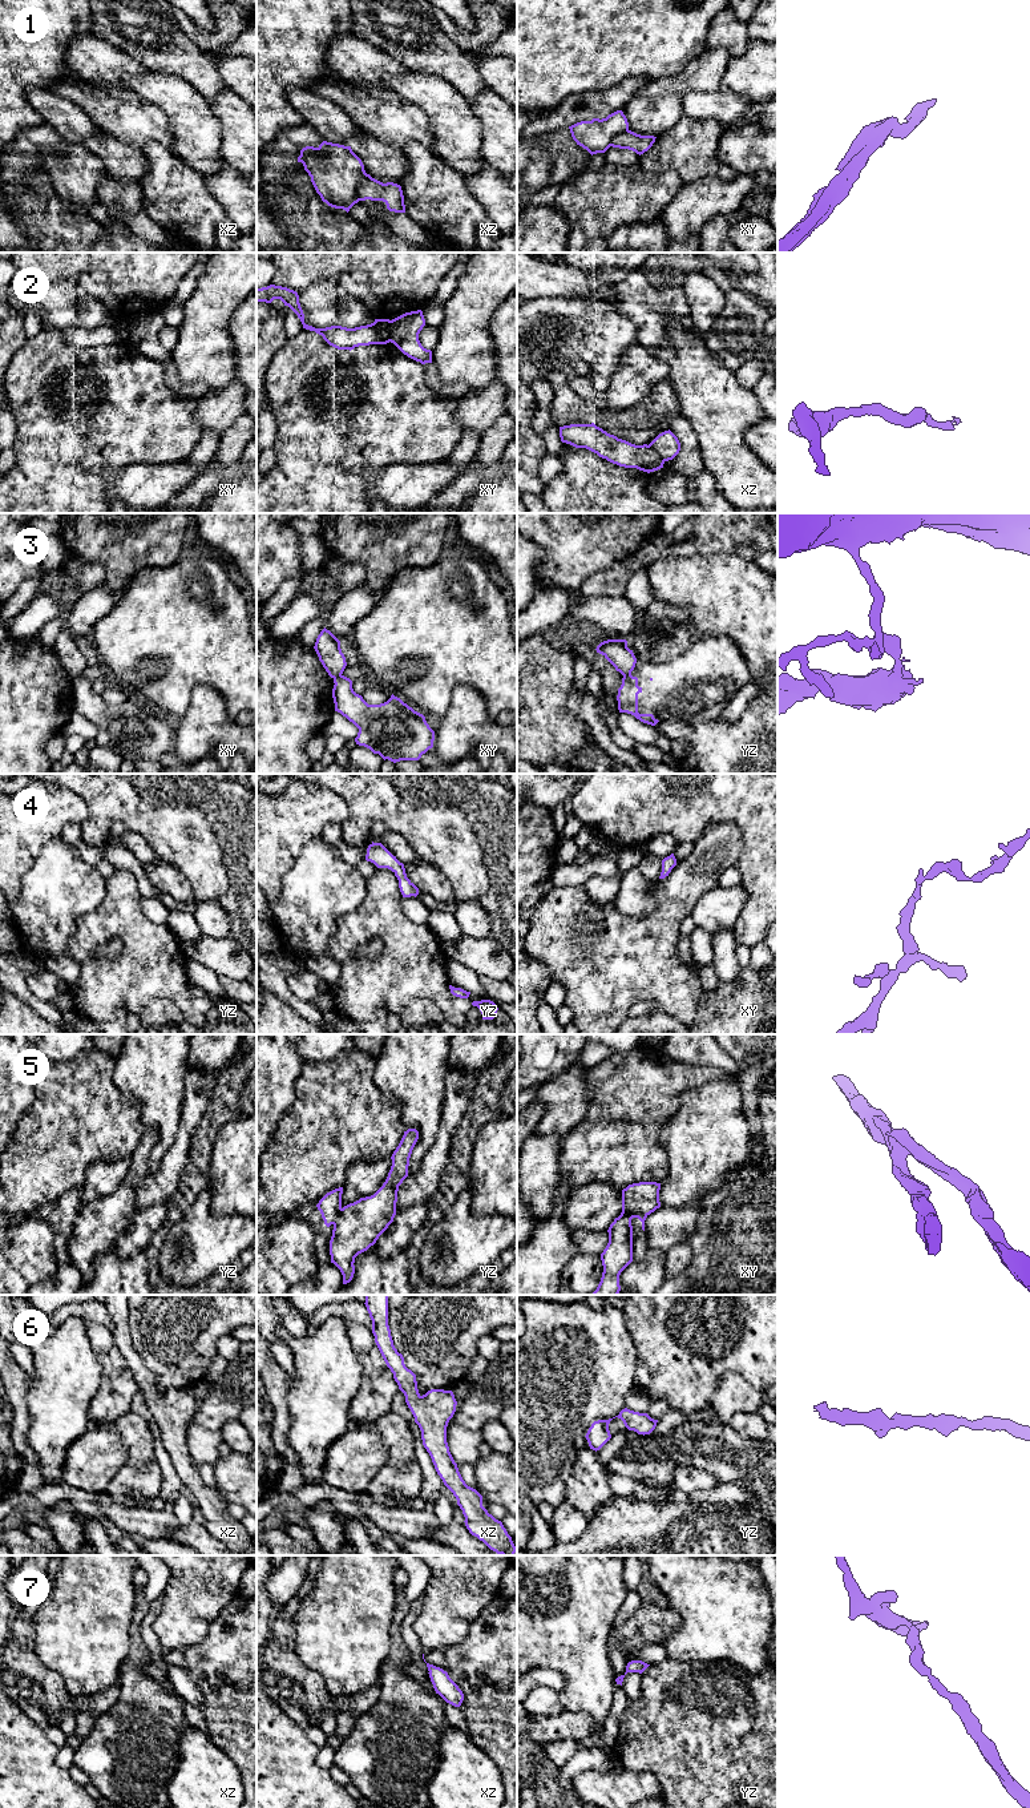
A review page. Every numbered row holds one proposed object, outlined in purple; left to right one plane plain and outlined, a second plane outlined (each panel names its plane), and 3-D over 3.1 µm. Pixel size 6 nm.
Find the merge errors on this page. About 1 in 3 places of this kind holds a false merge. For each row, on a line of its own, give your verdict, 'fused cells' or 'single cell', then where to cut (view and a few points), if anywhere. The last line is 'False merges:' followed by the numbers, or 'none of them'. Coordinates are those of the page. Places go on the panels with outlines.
1: fused cells; cut in xz along (366, 173), (358, 188), (358, 200)
2: fused cells; cut in xy along (391, 321), (391, 338), (388, 340)
3: fused cells; cut in xy along (340, 674), (334, 678)
4: single cell; no cut
5: fused cells; cut in yz along (342, 1209), (332, 1223)
6: single cell; no cut
7: single cell; no cut
False merges: 1, 2, 3, 5

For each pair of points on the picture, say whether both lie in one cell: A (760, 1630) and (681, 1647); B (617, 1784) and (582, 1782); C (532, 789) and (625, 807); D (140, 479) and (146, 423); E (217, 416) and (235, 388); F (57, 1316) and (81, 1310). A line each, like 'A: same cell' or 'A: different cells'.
A: same cell
B: same cell
C: different cells
D: different cells
E: same cell
F: same cell

